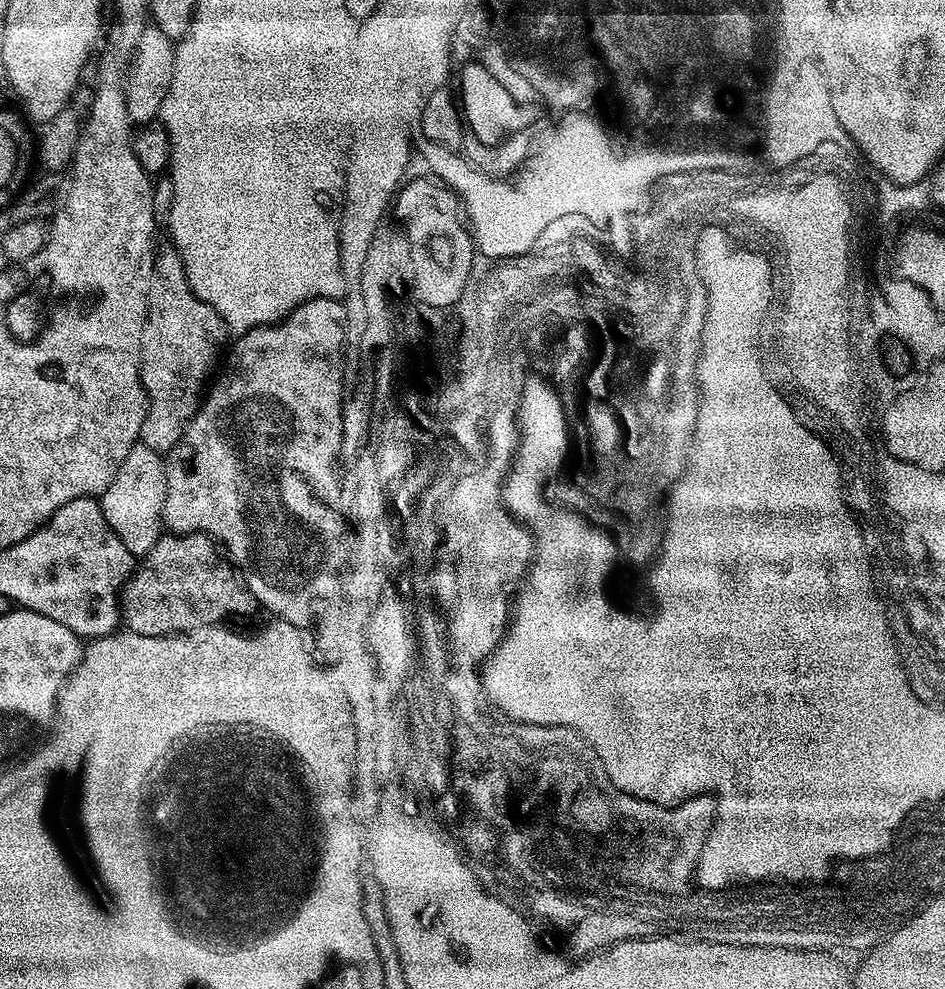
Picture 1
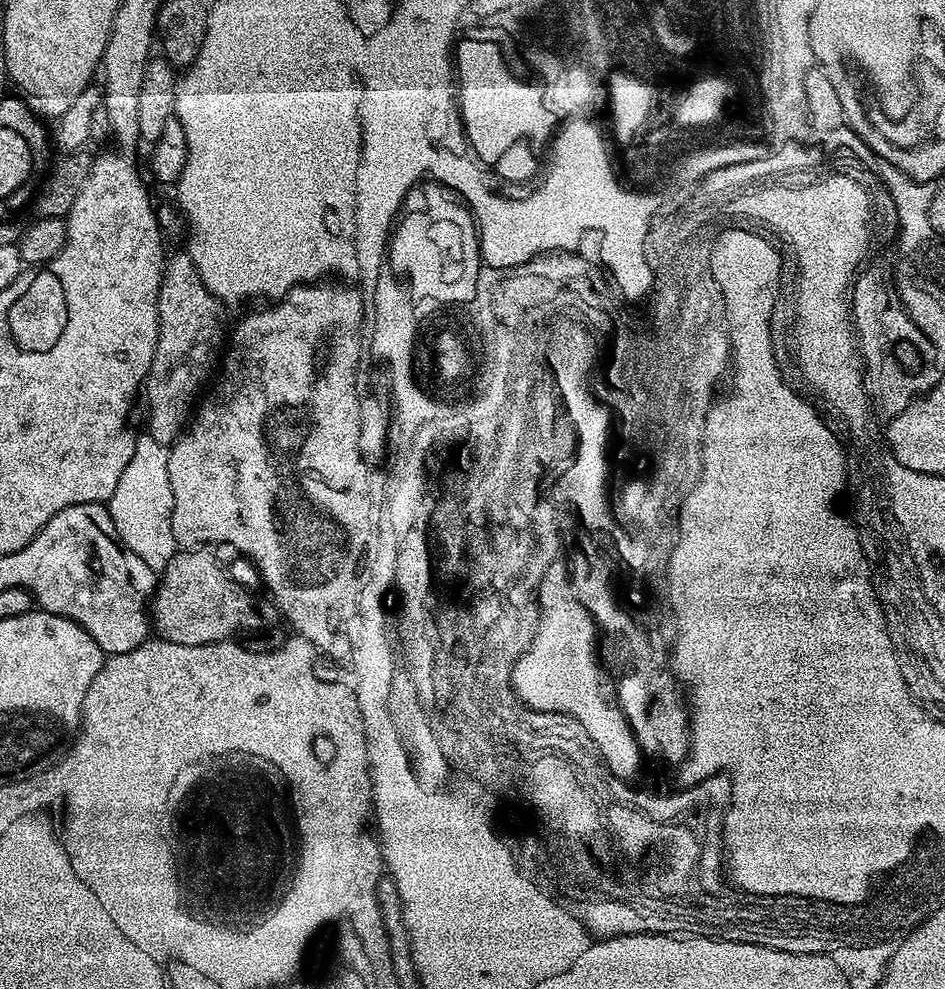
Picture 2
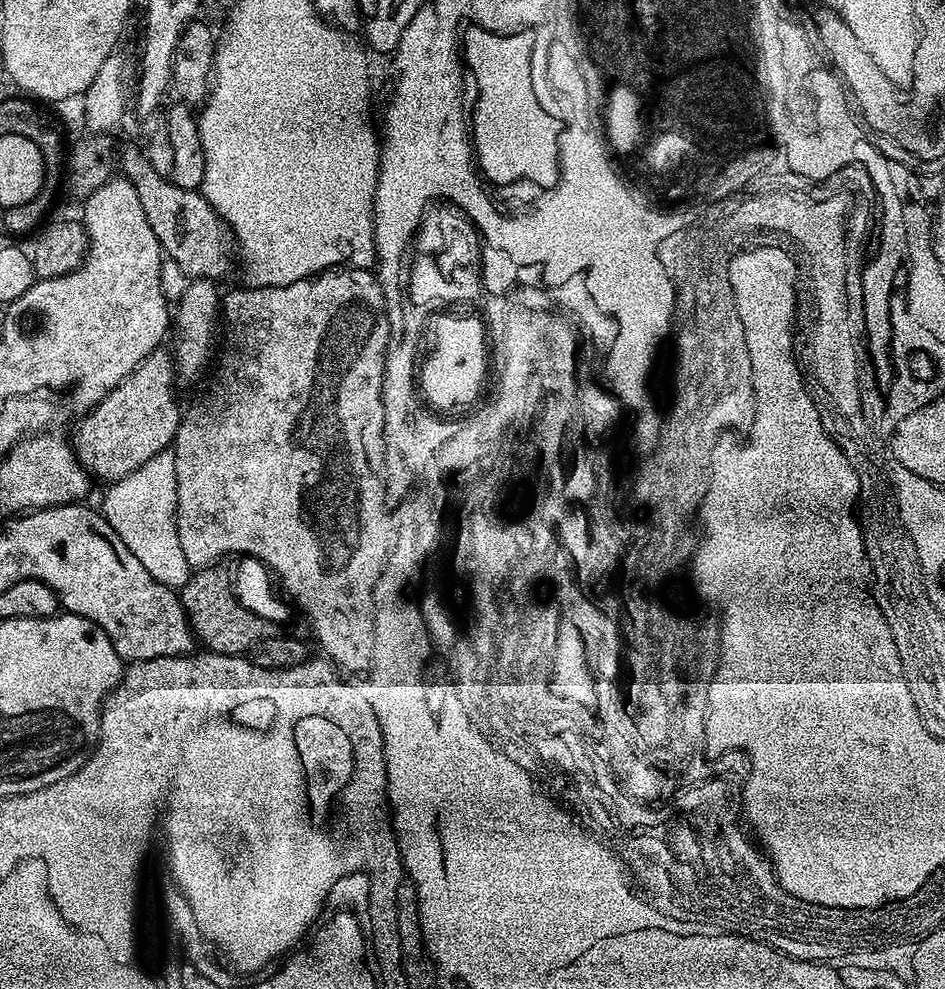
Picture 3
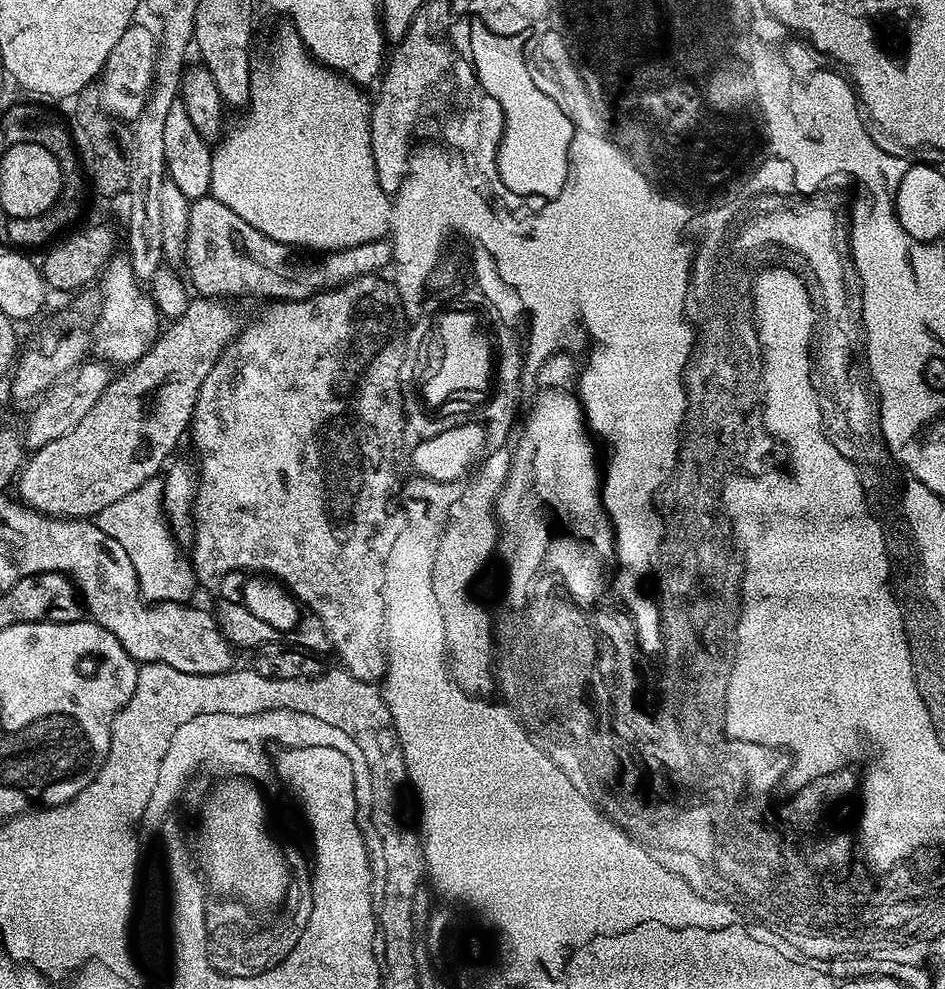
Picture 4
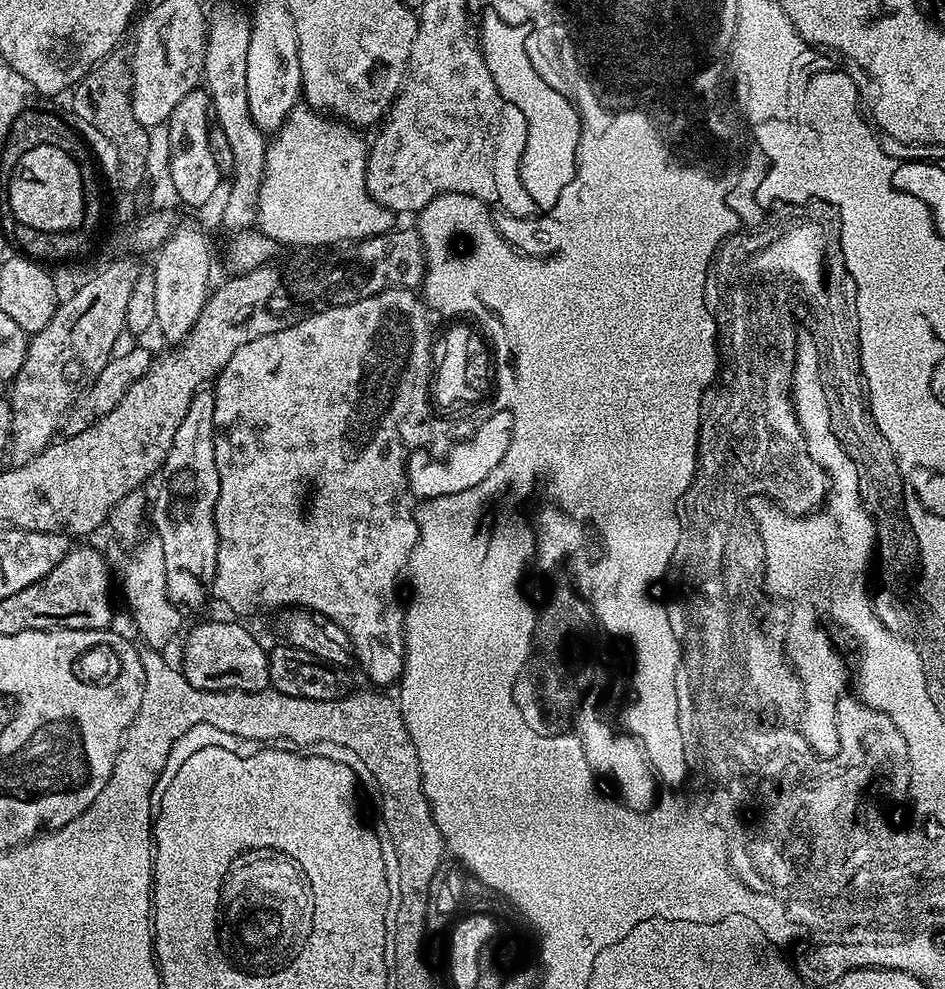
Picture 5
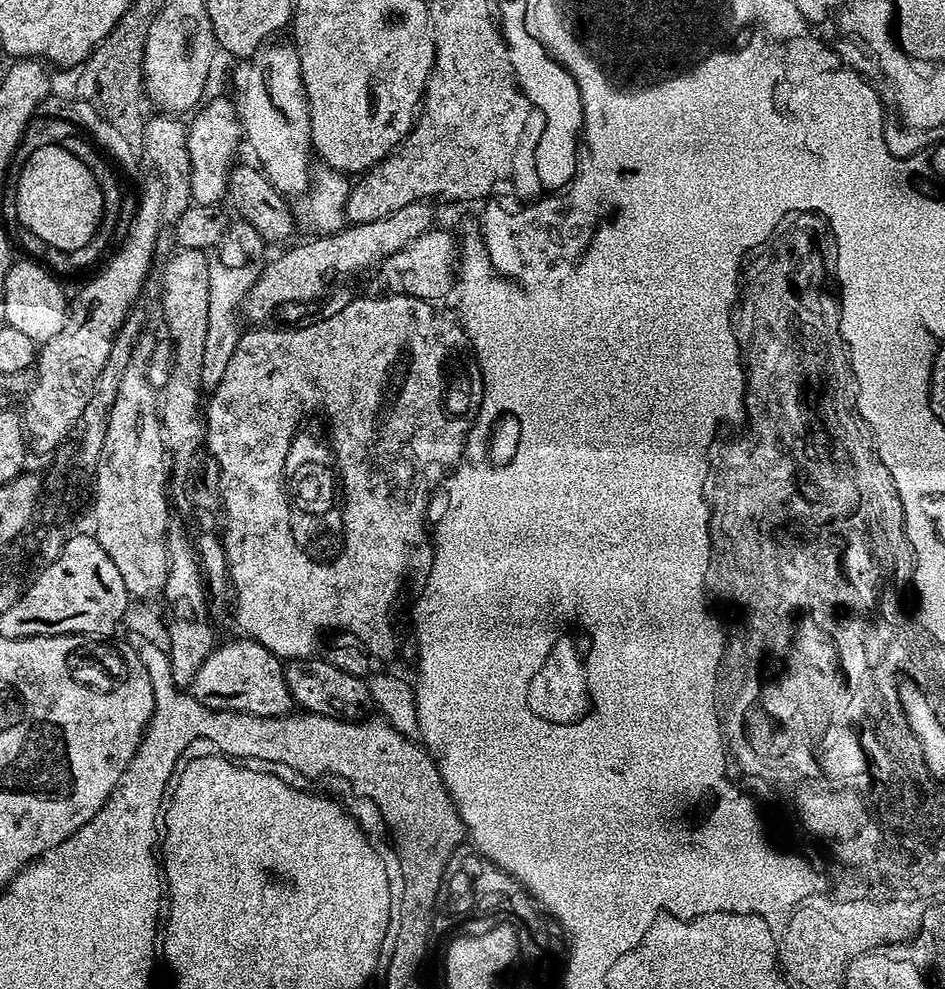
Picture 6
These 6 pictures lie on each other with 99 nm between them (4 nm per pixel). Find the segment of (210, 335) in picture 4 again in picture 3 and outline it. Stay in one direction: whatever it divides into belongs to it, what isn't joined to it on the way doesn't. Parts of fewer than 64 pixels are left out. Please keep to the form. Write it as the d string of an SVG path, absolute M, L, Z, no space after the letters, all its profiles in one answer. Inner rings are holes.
M167 351L150 353L142 363L102 402L98 402L80 420L70 443L76 449L81 466L93 477L105 482L122 479L154 458L175 441L180 425L182 404L176 401L178 377L174 360Z

